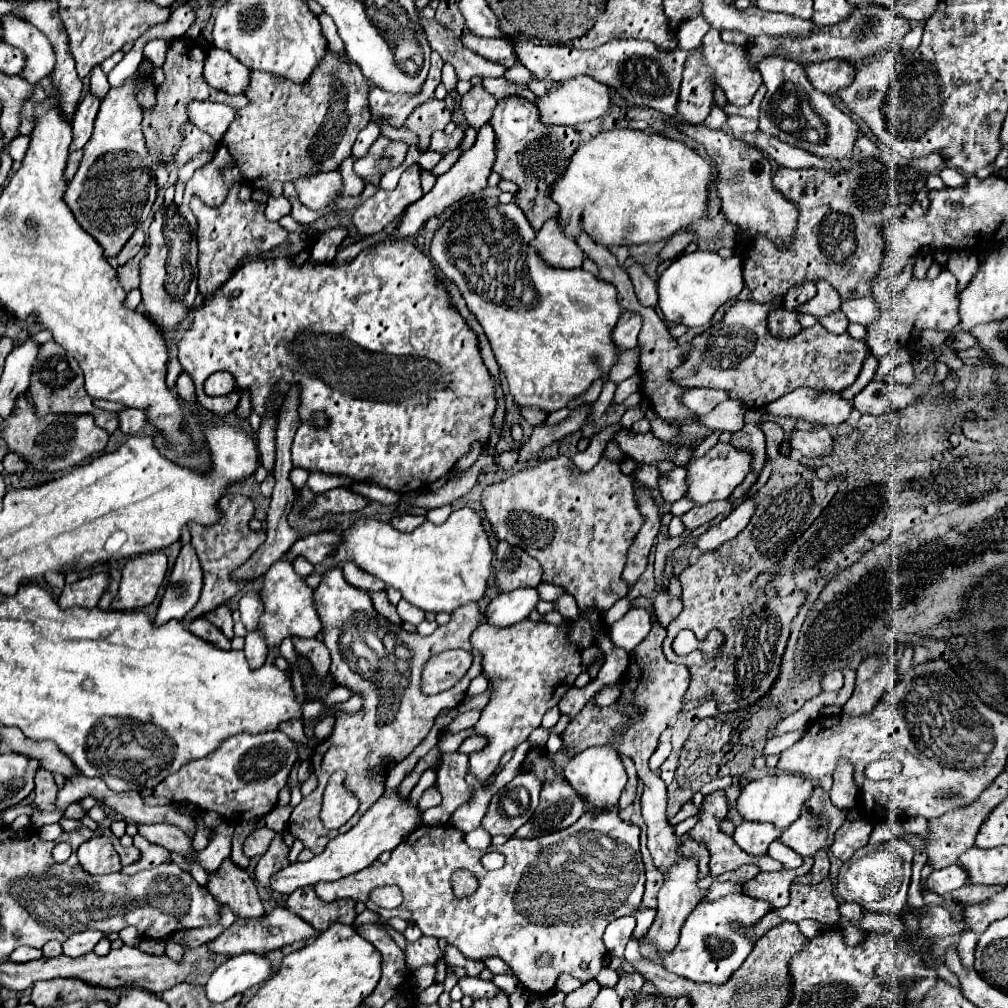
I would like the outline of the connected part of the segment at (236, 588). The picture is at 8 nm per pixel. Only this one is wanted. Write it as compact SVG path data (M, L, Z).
M224 496L218 502L218 510L222 512L222 518L218 522L214 522L212 526L200 526L196 522L188 522L188 528L192 532L192 546L196 548L196 554L200 558L202 570L204 570L204 588L202 588L202 596L198 600L198 604L190 610L190 614L182 620L182 622L192 622L192 618L200 618L212 610L216 610L216 606L224 604L226 600L230 600L232 596L236 596L244 584L238 584L232 580L232 572L242 566L264 542L266 532L264 530L250 530L248 522L254 516L254 506L252 500L246 496Z

